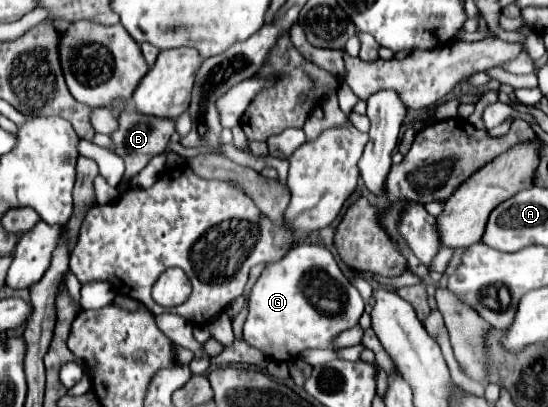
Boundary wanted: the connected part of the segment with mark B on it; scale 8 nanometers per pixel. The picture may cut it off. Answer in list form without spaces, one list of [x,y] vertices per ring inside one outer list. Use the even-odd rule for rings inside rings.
[[[125,109],[119,117],[119,129],[113,131],[111,141],[113,141],[113,151],[125,159],[125,175],[123,179],[129,181],[133,175],[137,175],[151,157],[163,153],[167,149],[167,143],[171,135],[175,133],[175,121],[173,119],[159,119],[159,117],[145,117],[135,113],[133,109]]]

